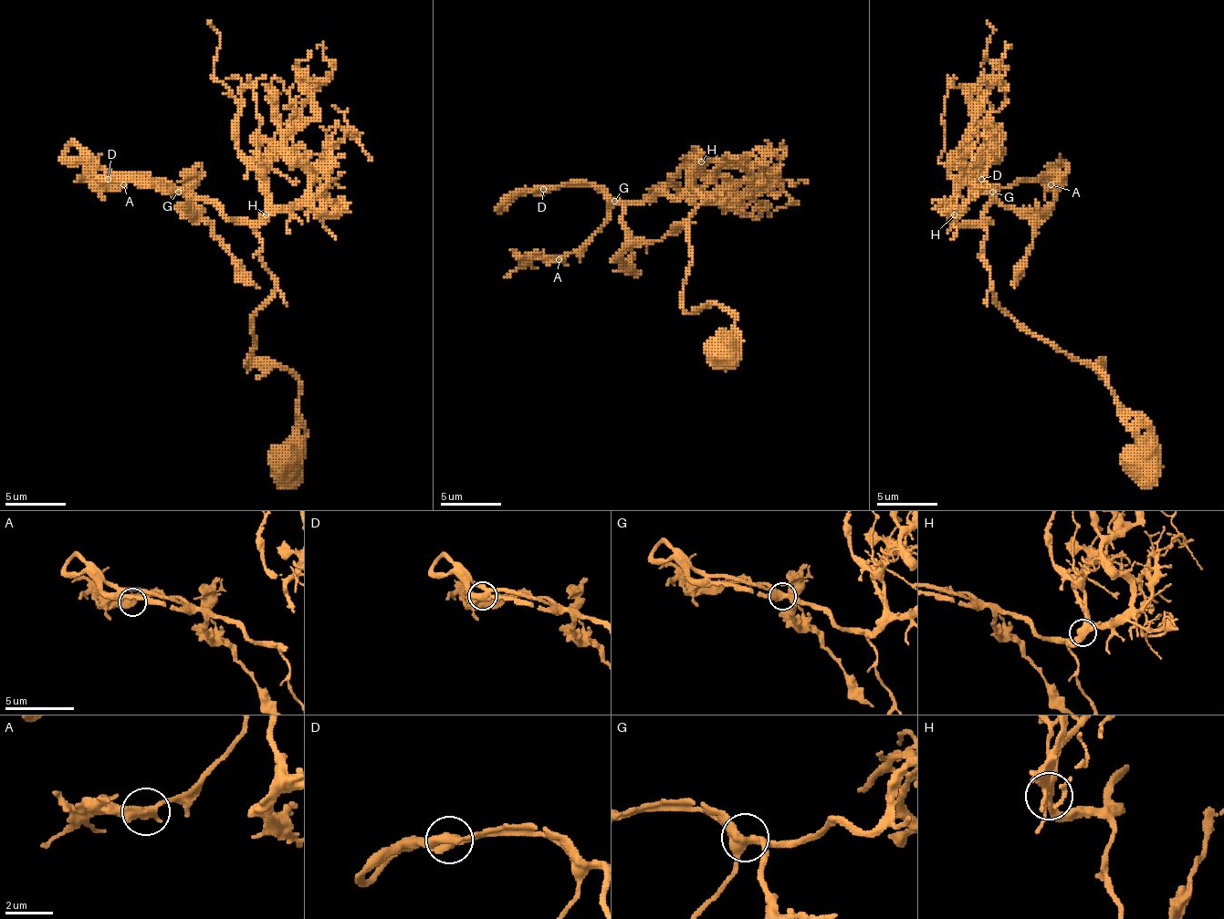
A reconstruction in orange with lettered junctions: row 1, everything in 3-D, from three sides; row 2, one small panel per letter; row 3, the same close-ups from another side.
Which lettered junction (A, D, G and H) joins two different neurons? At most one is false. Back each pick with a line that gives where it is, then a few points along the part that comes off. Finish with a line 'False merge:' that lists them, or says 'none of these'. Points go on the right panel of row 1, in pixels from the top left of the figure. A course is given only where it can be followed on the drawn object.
False merge: none of these

